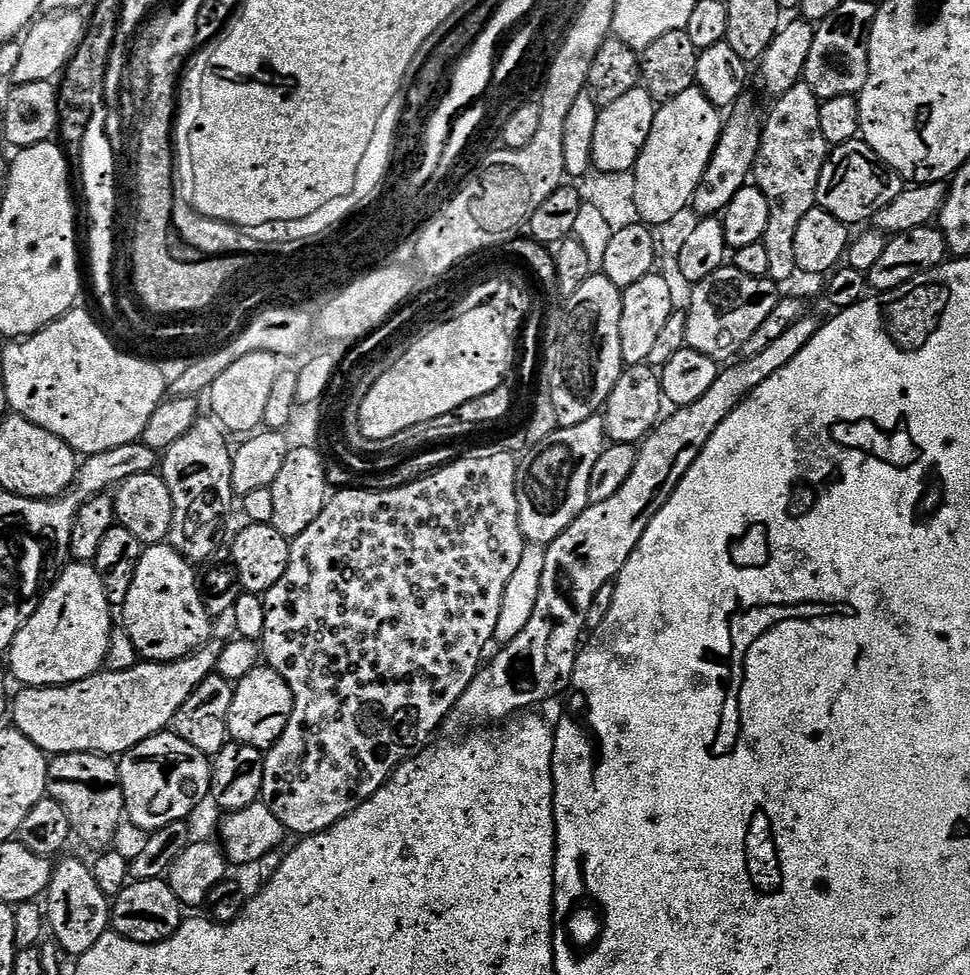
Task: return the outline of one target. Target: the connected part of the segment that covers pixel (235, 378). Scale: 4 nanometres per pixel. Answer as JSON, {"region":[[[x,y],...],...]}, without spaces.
{"region":[[[255,352],[246,354],[246,358],[234,362],[234,366],[222,370],[222,374],[212,384],[210,397],[212,396],[211,415],[219,420],[225,430],[229,433],[252,434],[263,425],[266,402],[270,402],[270,392],[274,390],[274,382],[282,371],[280,364],[281,357],[269,352]]]}

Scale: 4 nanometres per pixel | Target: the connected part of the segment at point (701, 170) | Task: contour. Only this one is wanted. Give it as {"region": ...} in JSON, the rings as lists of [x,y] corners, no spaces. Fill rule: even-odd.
{"region":[[[695,86],[678,94],[678,98],[663,101],[657,107],[654,126],[650,126],[650,138],[646,138],[646,146],[642,146],[642,154],[638,154],[634,169],[634,196],[643,223],[649,226],[668,224],[675,216],[682,215],[684,208],[686,212],[706,174],[706,166],[710,166],[723,129],[721,109],[714,107],[710,98],[706,98],[706,94],[702,94],[702,90]]]}

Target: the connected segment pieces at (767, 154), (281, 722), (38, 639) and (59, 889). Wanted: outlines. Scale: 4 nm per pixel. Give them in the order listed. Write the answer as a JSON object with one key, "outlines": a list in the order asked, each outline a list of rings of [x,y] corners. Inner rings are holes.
{"outlines":[[[[803,82],[795,84],[786,94],[775,97],[772,113],[767,113],[762,124],[760,149],[754,169],[754,184],[766,194],[770,202],[770,226],[766,226],[763,244],[770,258],[768,276],[777,282],[785,282],[797,275],[794,256],[794,234],[802,218],[817,207],[818,178],[822,178],[824,163],[830,155],[828,139],[822,134],[820,117],[821,101],[816,99],[814,90]]],[[[255,668],[246,674],[246,678],[235,681],[234,702],[230,702],[228,735],[237,744],[267,750],[282,738],[293,710],[294,694],[288,683],[272,668]]],[[[91,563],[69,565],[56,585],[43,593],[38,610],[18,630],[7,653],[6,659],[12,663],[11,675],[16,675],[21,685],[50,688],[73,684],[105,667],[114,627],[113,605],[108,603],[102,578]]],[[[64,860],[52,869],[52,880],[46,893],[46,924],[56,937],[55,943],[72,958],[90,950],[110,928],[110,900],[102,894],[91,867],[80,860]]]]}

